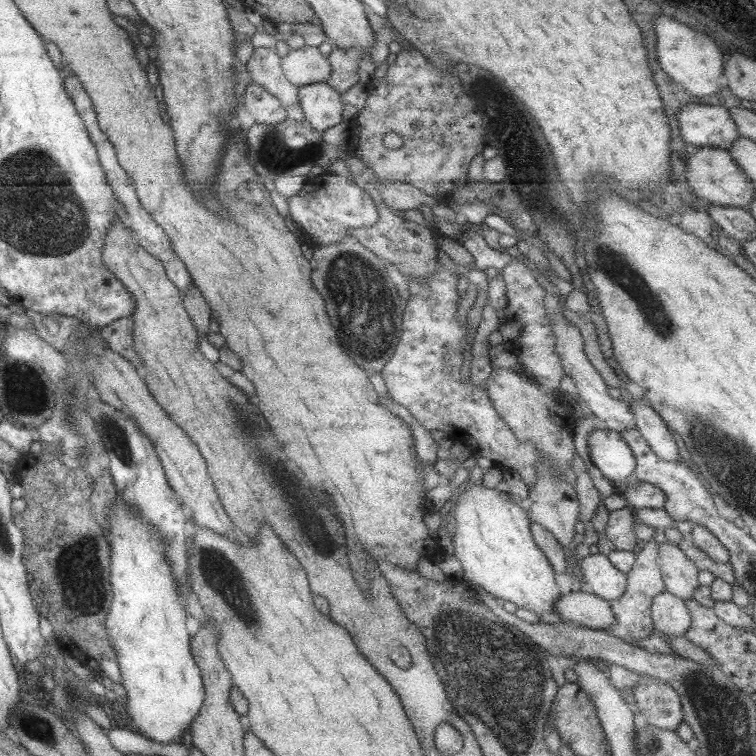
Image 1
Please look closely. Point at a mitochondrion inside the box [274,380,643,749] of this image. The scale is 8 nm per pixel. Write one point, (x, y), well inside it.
(497, 678)

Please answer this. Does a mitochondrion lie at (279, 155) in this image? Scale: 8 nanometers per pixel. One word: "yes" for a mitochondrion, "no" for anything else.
yes

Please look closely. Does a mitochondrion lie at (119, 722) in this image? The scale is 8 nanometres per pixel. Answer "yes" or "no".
no

